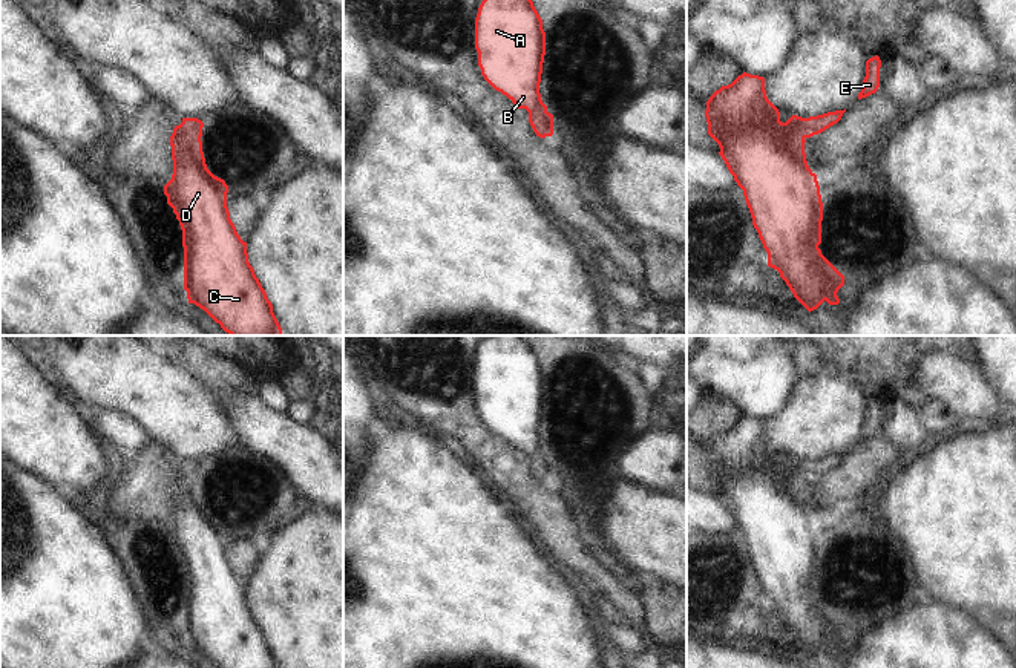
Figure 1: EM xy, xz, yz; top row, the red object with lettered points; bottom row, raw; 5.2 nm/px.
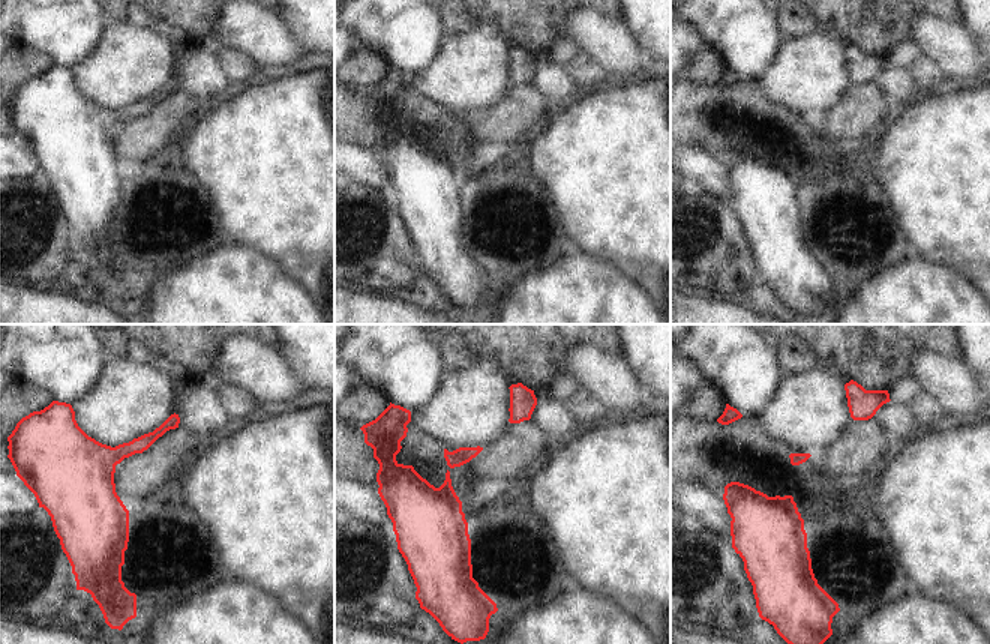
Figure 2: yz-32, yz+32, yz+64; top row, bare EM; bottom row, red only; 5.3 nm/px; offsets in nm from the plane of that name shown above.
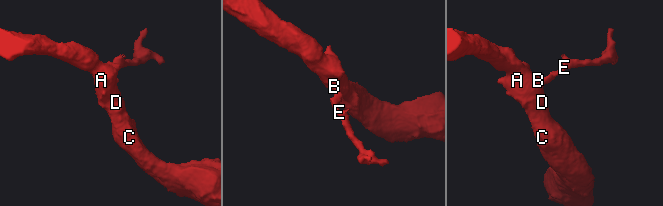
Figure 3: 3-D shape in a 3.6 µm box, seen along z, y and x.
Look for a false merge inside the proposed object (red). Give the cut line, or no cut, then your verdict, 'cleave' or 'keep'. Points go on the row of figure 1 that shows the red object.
no cut | keep

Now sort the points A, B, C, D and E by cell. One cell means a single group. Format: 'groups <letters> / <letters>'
groups A B C D E

